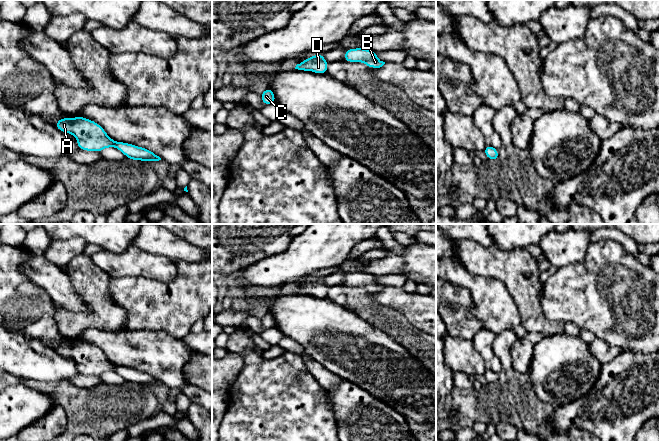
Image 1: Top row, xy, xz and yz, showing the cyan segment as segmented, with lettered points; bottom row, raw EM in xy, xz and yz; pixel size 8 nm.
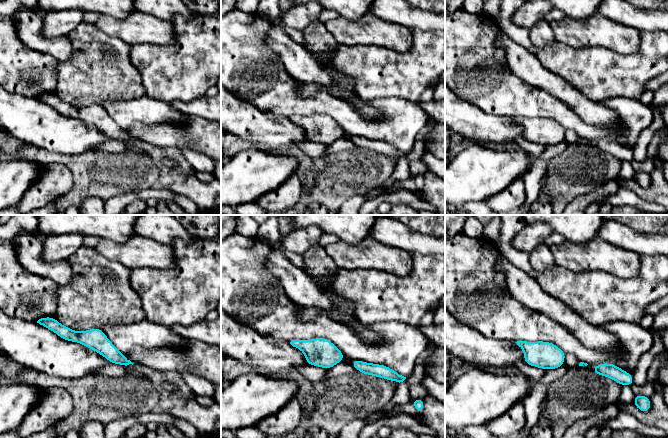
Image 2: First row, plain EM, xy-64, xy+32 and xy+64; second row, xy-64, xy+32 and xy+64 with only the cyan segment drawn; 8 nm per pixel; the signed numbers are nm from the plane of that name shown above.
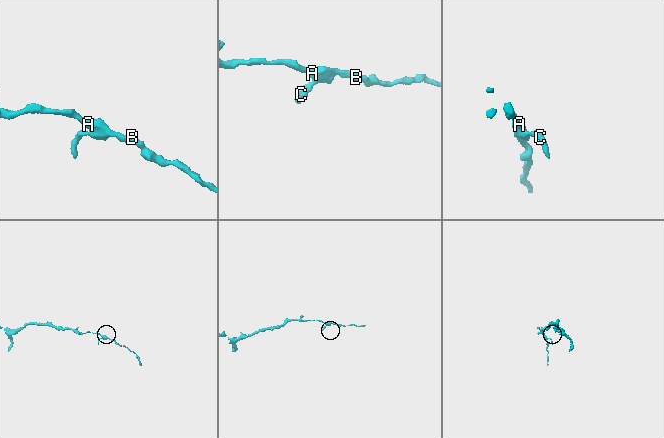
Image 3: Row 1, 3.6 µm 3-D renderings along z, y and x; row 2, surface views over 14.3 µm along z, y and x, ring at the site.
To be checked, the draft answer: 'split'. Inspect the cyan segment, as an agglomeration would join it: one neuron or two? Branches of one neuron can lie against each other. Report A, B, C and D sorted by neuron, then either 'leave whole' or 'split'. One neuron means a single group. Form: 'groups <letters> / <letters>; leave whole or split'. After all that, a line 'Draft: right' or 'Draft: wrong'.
groups A B C D; leave whole
Draft: wrong

